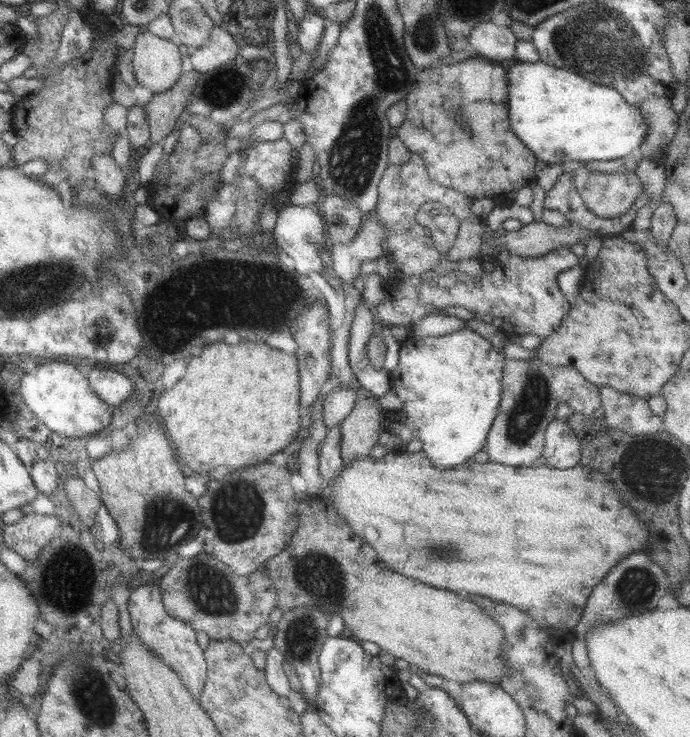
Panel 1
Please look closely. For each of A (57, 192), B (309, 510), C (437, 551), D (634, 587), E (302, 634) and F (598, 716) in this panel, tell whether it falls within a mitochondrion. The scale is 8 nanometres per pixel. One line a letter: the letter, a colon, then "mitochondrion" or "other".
A: other
B: other
C: mitochondrion
D: mitochondrion
E: mitochondrion
F: other

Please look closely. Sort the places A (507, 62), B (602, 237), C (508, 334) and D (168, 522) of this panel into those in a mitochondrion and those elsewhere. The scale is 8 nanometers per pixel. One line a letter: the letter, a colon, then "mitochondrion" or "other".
A: other
B: other
C: other
D: mitochondrion

